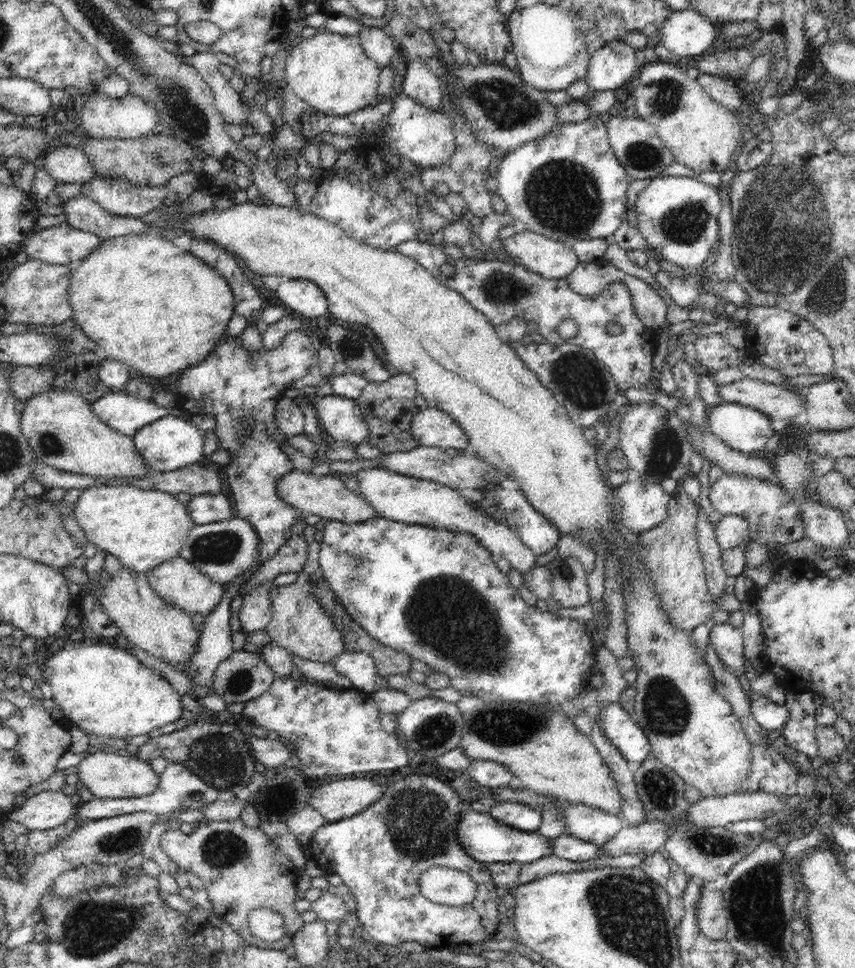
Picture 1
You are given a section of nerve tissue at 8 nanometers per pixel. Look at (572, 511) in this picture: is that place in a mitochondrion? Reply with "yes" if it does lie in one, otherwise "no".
no

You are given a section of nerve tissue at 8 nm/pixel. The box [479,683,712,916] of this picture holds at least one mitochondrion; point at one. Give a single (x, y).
(657, 786)

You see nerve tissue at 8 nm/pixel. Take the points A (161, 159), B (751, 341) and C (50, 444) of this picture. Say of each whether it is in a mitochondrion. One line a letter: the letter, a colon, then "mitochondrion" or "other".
A: mitochondrion
B: other
C: mitochondrion

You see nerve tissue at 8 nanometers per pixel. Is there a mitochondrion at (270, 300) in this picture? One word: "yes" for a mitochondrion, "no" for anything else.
no

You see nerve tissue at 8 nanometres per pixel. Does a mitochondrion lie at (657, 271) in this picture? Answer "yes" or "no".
no

